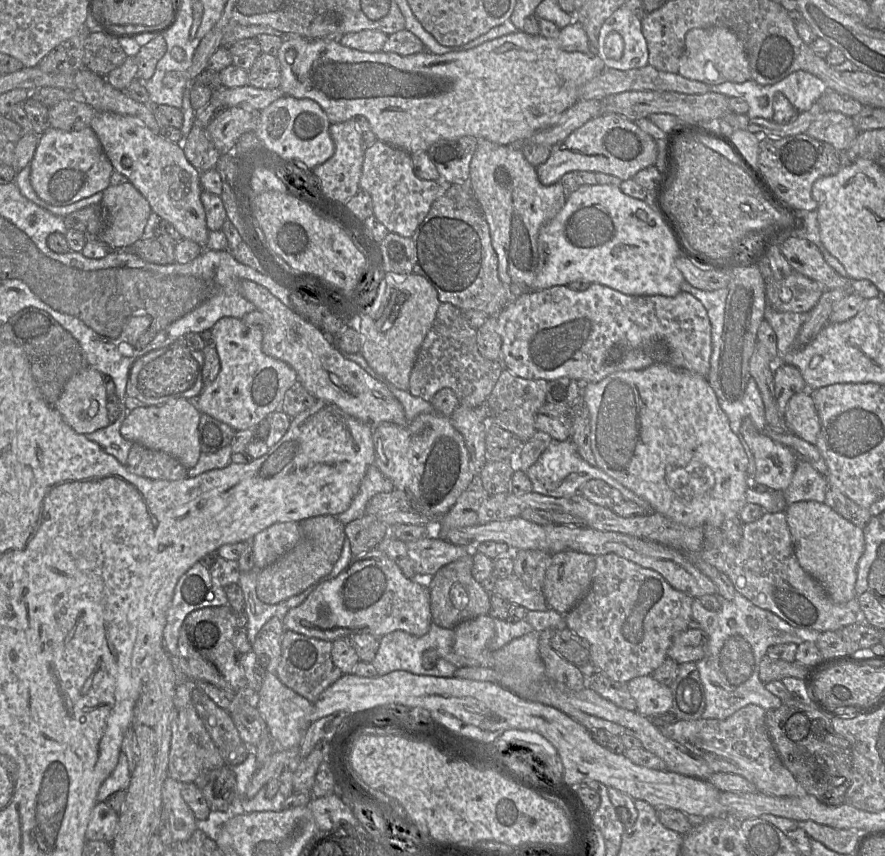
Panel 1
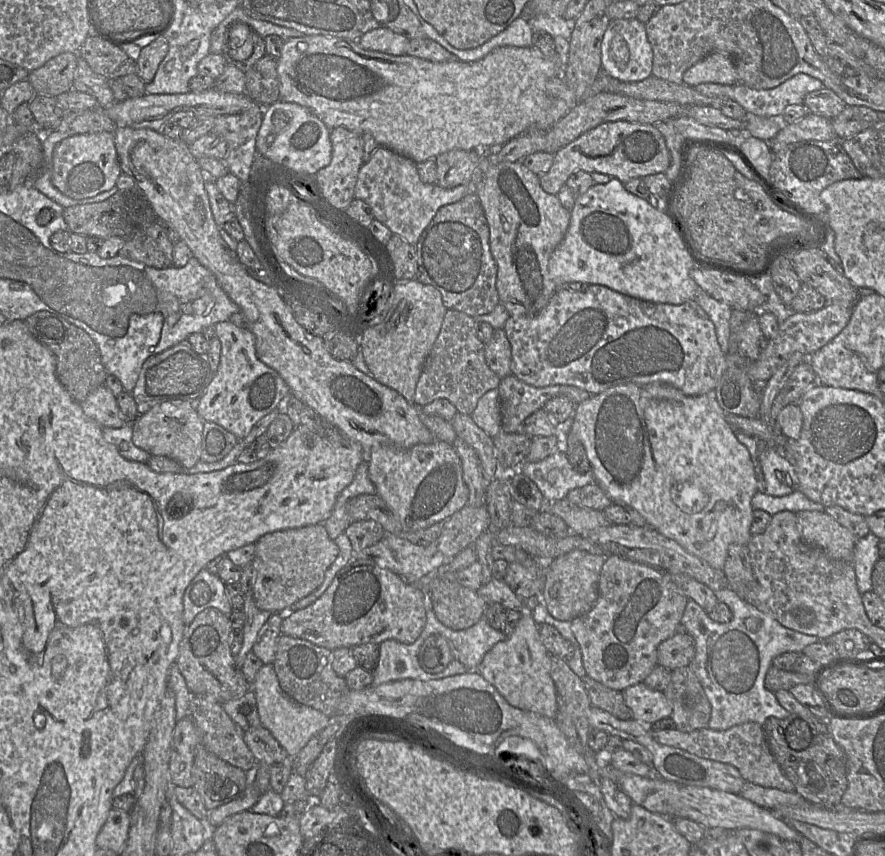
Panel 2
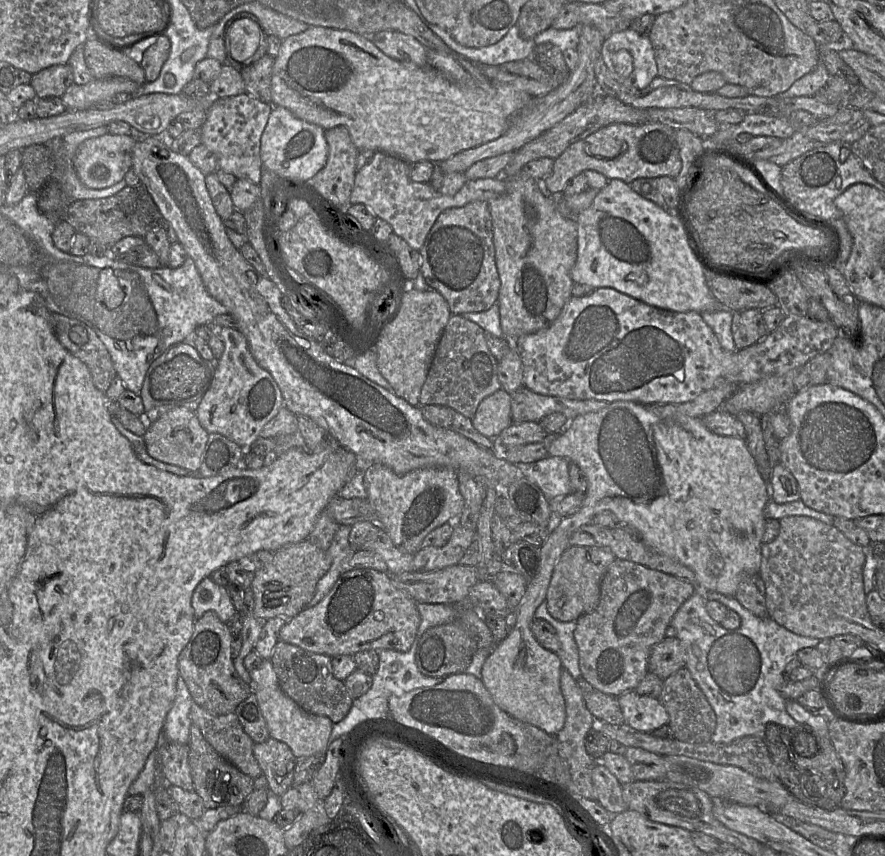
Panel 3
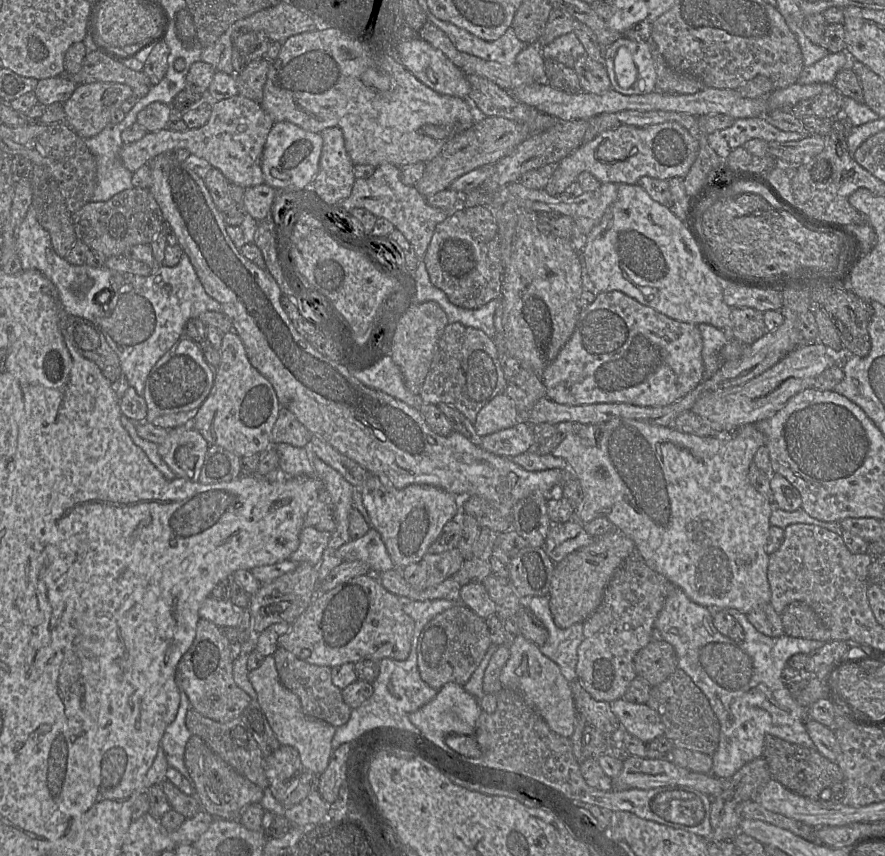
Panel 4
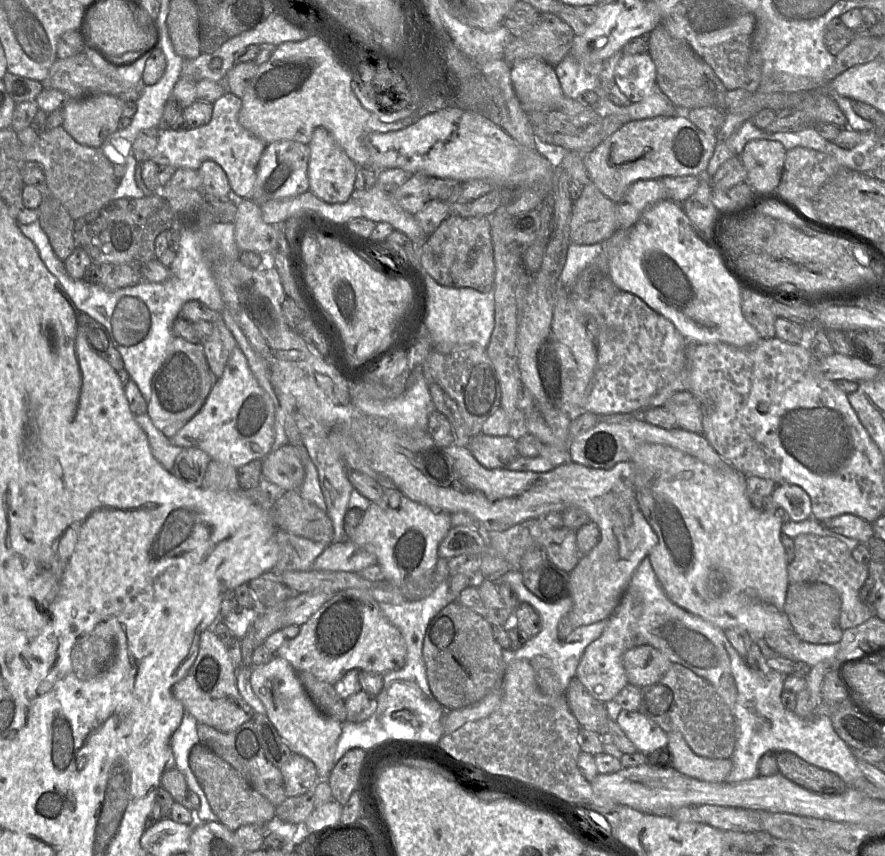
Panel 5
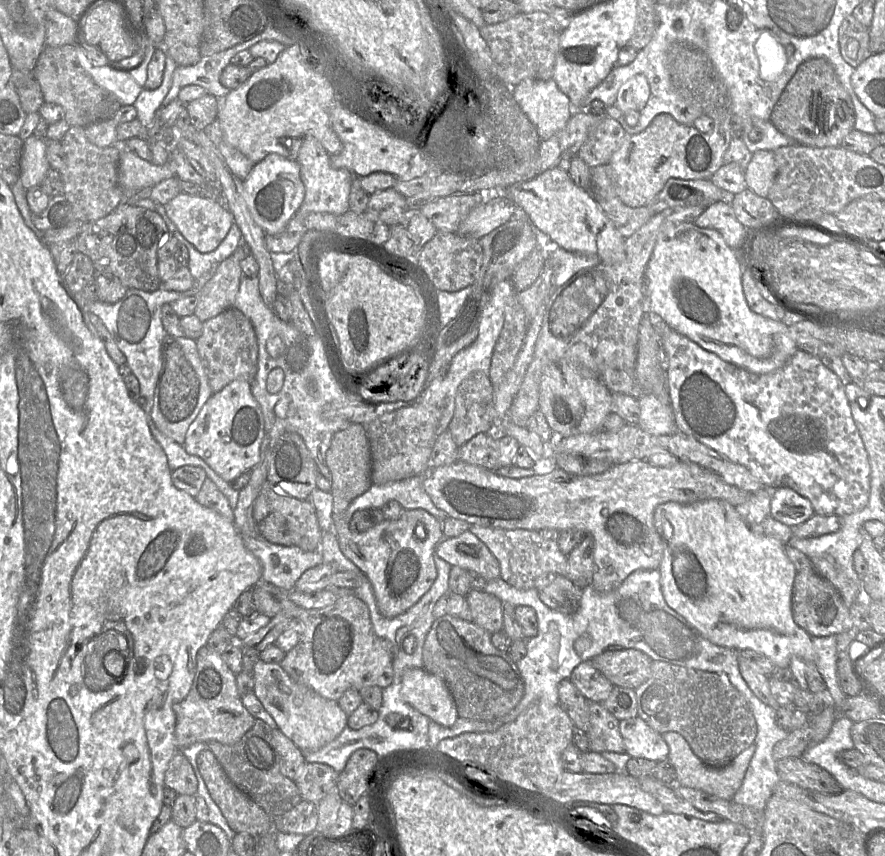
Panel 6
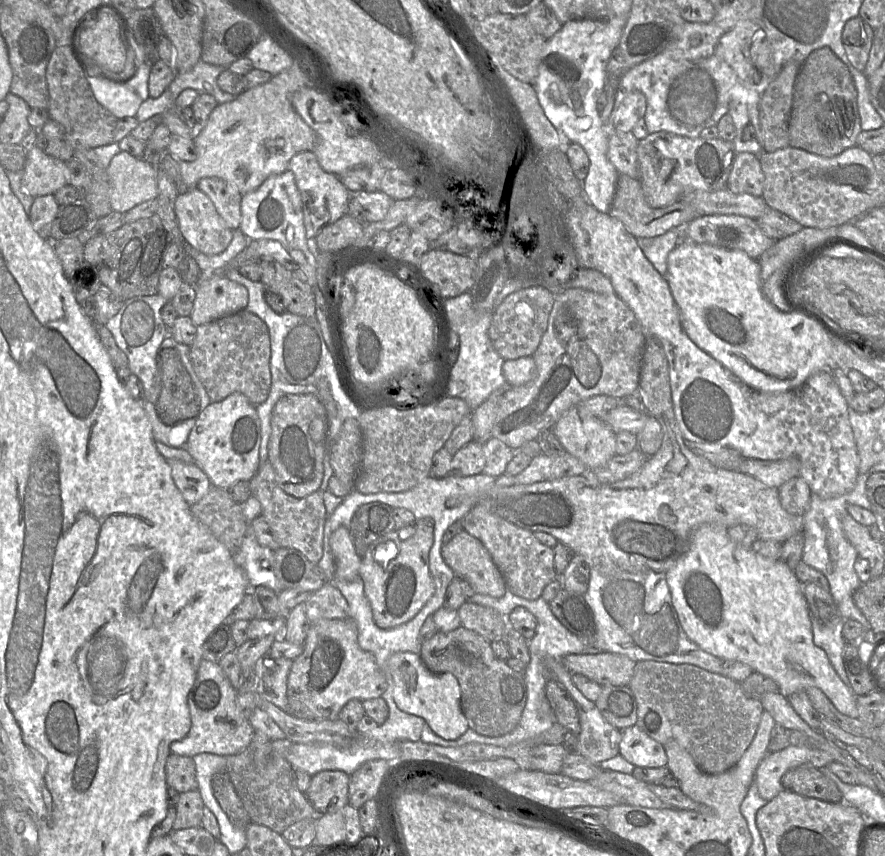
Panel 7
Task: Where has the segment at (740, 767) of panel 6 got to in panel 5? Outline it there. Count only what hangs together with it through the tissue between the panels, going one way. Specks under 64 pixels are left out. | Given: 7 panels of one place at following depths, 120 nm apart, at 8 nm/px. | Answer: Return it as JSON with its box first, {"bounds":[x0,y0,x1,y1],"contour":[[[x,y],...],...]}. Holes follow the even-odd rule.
{"bounds":[667,731,733,782],"contour":[[[670,731],[667,734],[671,766],[676,770],[707,782],[724,782],[726,780],[733,766],[730,758],[711,759],[699,756],[694,753],[679,731]]]}

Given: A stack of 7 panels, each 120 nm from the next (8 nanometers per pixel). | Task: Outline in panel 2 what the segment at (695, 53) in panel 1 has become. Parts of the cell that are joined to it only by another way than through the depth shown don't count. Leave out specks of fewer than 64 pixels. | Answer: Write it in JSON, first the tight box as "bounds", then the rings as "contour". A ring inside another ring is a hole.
{"bounds":[683,52,738,87],"contour":[[[714,52],[687,69],[683,74],[683,83],[691,87],[702,83],[733,86],[738,83],[738,75],[729,55]]]}

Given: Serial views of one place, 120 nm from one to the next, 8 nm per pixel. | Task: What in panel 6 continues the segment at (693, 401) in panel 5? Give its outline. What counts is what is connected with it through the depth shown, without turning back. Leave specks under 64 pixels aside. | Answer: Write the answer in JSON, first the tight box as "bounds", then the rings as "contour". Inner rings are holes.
{"bounds":[638,394,678,435],"contour":[[[652,394],[638,398],[640,416],[638,426],[654,435],[673,434],[678,431],[671,404],[664,404]]]}

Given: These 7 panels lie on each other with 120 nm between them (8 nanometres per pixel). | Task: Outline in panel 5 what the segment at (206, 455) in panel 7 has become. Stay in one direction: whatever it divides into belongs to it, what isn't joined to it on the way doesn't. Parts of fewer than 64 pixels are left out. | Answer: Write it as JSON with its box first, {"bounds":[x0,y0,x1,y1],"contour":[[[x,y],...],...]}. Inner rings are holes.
{"bounds":[171,347,274,469],"contour":[[[235,347],[229,355],[223,374],[216,379],[201,409],[171,438],[171,444],[179,447],[196,447],[203,450],[212,460],[238,469],[253,461],[263,460],[274,442],[274,404],[269,395],[258,384],[250,371],[245,355]]]}

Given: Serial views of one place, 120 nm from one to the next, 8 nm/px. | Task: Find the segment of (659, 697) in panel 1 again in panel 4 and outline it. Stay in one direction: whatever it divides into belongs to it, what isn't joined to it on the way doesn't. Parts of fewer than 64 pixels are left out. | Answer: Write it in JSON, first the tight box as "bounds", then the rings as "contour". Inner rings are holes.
{"bounds":[610,698,665,743],"contour":[[[619,698],[610,702],[610,708],[621,728],[644,743],[665,734],[661,718],[647,703],[638,704]]]}

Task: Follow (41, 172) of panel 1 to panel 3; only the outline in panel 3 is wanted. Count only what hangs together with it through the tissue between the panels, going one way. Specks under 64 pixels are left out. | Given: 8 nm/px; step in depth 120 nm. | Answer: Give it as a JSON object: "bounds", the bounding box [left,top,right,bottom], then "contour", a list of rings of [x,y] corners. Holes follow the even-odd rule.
{"bounds":[73,133,142,189],"contour":[[[107,133],[103,136],[85,140],[77,149],[73,159],[73,167],[77,176],[88,188],[104,189],[124,179],[132,169],[133,149],[142,136],[118,135]]]}

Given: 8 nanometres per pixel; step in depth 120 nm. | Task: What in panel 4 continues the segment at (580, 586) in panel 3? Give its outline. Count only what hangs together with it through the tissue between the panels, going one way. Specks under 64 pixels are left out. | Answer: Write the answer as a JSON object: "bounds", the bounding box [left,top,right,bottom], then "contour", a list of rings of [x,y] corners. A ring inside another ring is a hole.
{"bounds":[548,530,637,628],"contour":[[[614,530],[601,535],[593,543],[573,551],[556,563],[548,595],[556,626],[568,628],[586,621],[601,604],[605,587],[616,569],[632,555],[637,555],[634,541]]]}

